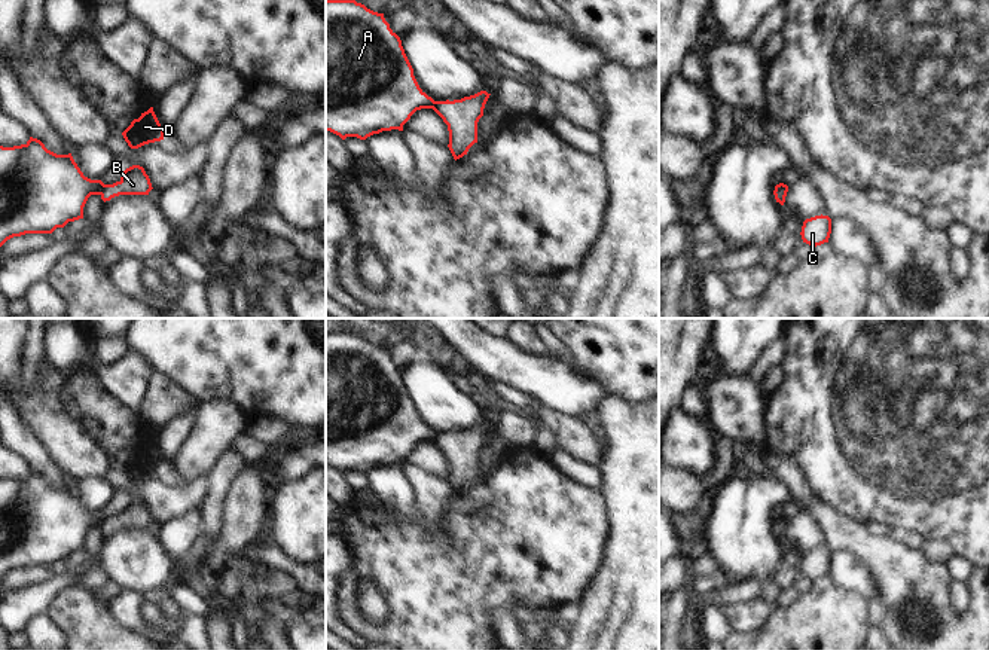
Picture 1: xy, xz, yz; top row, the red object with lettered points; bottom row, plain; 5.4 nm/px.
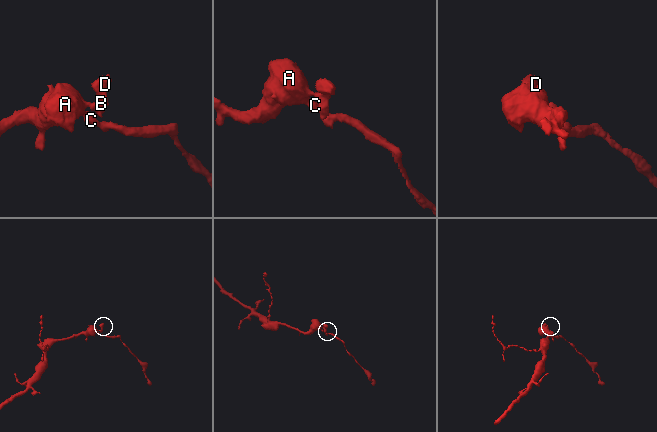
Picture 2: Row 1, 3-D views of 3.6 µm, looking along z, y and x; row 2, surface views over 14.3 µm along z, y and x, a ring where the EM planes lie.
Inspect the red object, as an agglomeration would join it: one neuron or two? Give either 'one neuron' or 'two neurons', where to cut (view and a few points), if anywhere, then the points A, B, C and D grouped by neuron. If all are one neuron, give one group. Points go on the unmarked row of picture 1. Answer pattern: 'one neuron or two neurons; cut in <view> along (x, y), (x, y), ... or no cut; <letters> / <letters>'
two neurons; cut in xy along (104, 518), (98, 527); A C / B D

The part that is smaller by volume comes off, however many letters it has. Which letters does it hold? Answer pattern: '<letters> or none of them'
B, D

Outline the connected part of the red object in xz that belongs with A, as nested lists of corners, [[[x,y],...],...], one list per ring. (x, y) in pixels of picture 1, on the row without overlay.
[[[326,333],[326,464],[342,473],[366,473],[382,464],[403,464],[416,443],[434,439],[419,421],[402,373],[384,347],[355,333]]]

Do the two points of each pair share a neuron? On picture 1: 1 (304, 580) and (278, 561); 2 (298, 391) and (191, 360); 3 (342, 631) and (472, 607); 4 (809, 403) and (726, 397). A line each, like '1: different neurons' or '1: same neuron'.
1: same neuron
2: same neuron
3: different neurons
4: different neurons

